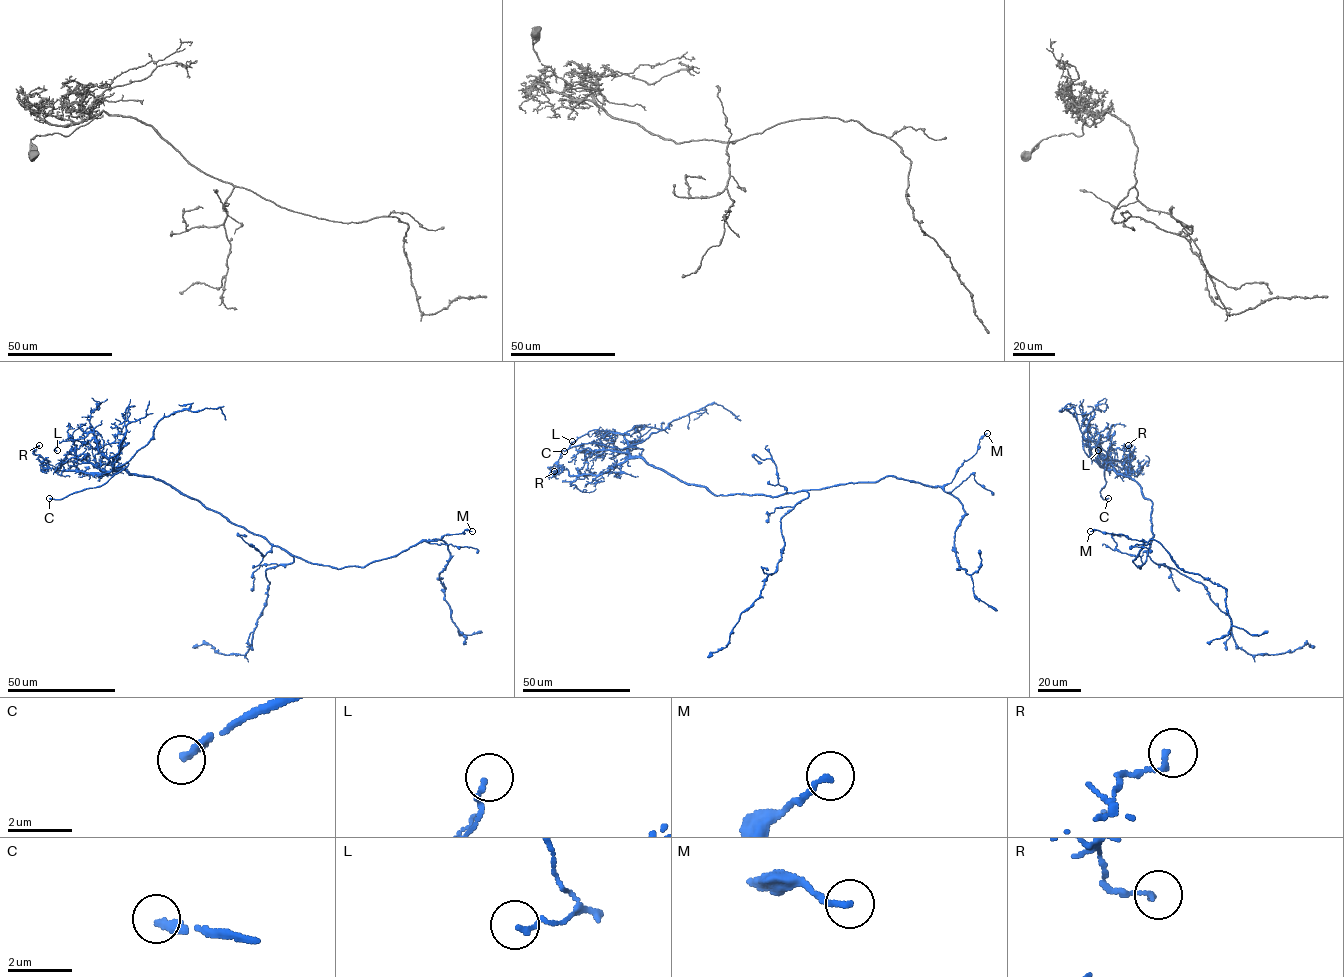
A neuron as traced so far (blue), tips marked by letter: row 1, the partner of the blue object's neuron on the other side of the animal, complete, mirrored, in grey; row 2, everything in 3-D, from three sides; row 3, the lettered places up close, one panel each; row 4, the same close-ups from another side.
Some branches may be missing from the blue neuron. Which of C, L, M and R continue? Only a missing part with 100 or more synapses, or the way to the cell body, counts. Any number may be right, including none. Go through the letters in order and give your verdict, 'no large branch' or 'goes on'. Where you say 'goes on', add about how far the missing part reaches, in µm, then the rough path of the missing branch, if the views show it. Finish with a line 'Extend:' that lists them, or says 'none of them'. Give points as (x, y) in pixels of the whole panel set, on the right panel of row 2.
C: goes on; about 15 µm are missing
L: no large branch
M: no large branch
R: no large branch
Extend: C

